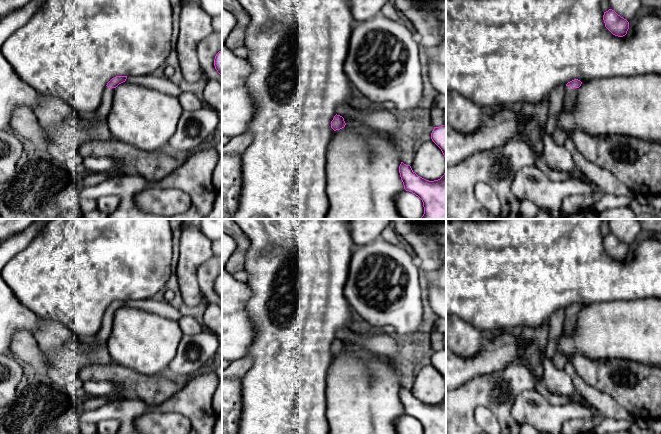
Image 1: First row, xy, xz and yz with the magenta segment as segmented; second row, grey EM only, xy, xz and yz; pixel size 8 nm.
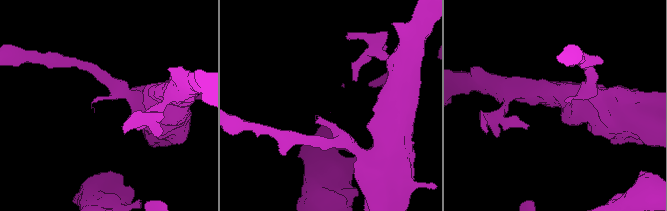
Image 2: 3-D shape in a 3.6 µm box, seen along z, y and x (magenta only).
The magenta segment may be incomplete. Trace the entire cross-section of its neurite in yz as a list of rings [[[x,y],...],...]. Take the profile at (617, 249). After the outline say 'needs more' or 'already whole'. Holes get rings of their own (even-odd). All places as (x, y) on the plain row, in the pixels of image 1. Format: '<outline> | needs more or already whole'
[[[614,234],[604,236],[603,244],[605,251],[615,260],[623,261],[629,253],[629,246],[618,239]]] | already whole

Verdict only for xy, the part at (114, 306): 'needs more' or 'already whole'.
already whole

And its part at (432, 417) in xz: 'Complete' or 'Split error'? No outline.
Complete

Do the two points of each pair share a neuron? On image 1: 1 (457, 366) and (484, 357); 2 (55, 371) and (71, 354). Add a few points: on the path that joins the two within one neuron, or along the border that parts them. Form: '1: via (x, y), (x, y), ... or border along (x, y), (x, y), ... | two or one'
1: via (464, 366), (475, 366), (477, 364) | one
2: via (59, 367), (68, 358) | one

